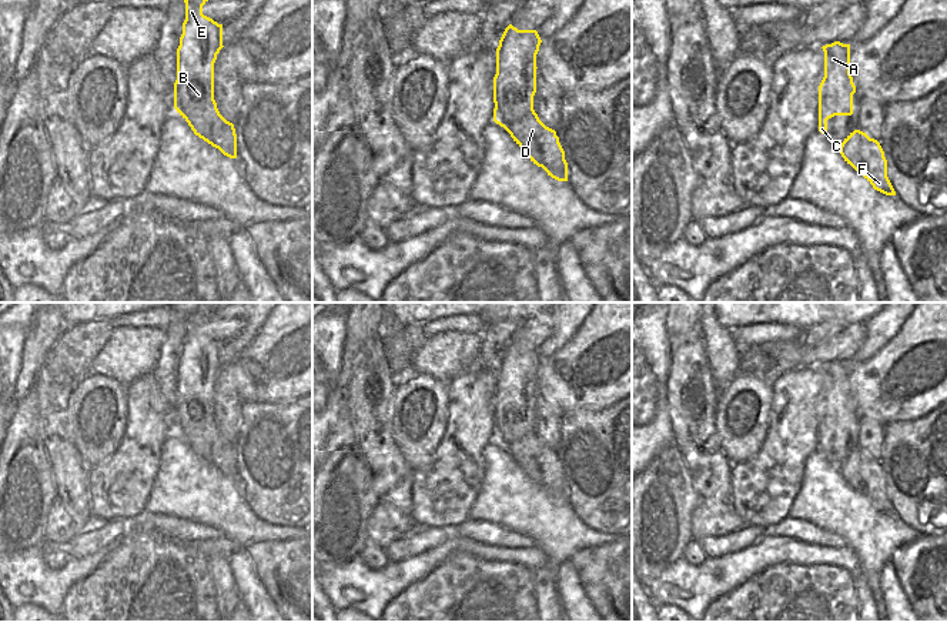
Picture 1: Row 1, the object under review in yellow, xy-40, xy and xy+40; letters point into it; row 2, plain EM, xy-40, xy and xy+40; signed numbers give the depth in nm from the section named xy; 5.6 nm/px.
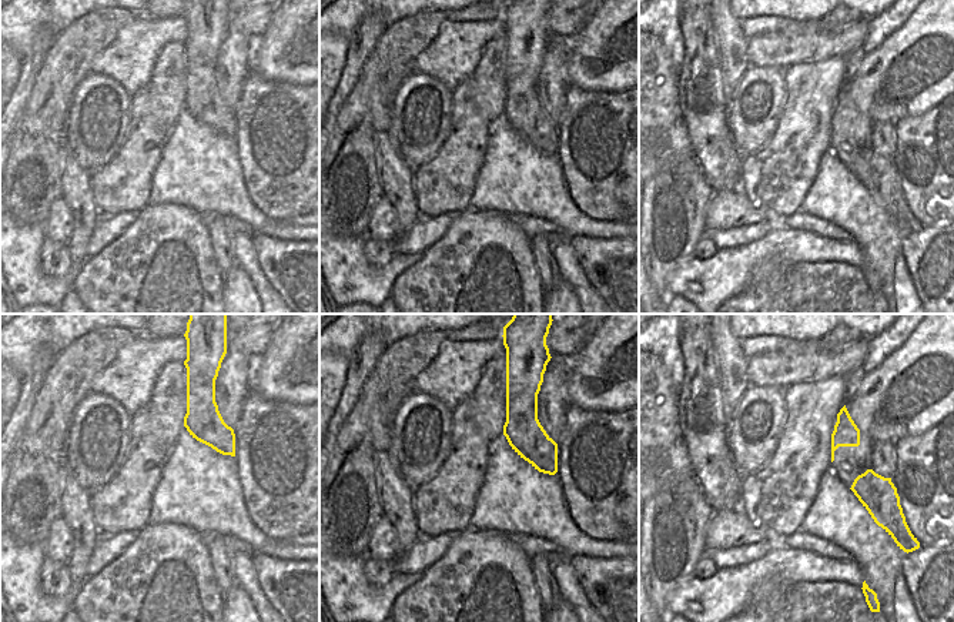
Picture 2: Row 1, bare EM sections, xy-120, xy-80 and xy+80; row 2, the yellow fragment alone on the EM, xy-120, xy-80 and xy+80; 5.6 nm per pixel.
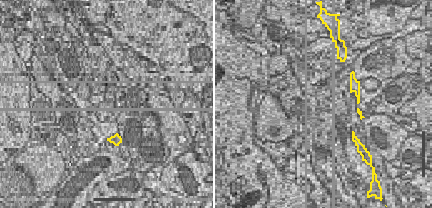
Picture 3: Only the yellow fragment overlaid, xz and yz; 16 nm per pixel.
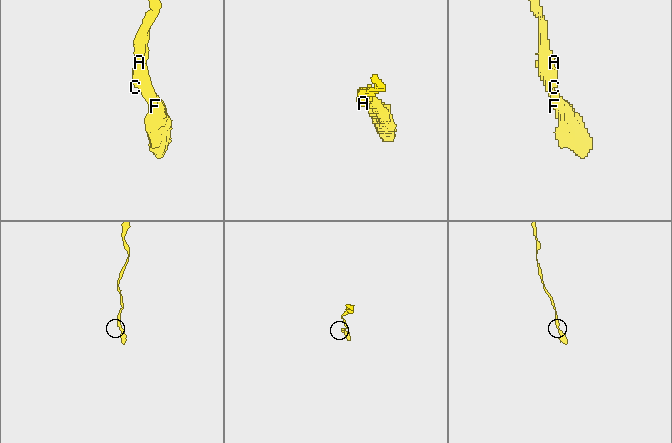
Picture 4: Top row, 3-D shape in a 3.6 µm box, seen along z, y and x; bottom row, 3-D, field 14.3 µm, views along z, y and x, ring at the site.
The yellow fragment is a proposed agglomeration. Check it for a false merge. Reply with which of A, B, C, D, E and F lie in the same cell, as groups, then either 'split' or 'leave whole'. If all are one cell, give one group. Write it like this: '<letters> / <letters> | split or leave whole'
A B C D E / F | split

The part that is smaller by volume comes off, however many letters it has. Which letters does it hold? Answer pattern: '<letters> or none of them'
F

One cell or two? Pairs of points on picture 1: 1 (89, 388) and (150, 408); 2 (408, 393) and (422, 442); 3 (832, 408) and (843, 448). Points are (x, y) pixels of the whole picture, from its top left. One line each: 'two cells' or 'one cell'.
1: two cells
2: one cell
3: one cell

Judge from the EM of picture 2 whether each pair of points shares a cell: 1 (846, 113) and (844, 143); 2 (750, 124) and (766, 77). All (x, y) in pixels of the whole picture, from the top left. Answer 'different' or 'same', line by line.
1: same
2: same

